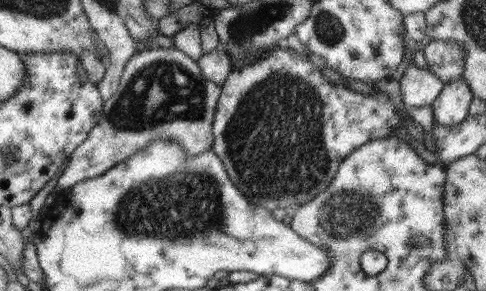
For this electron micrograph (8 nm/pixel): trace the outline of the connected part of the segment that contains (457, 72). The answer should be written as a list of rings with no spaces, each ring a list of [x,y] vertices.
[[[426,41],[422,64],[444,84],[463,76],[464,48],[454,42]]]

